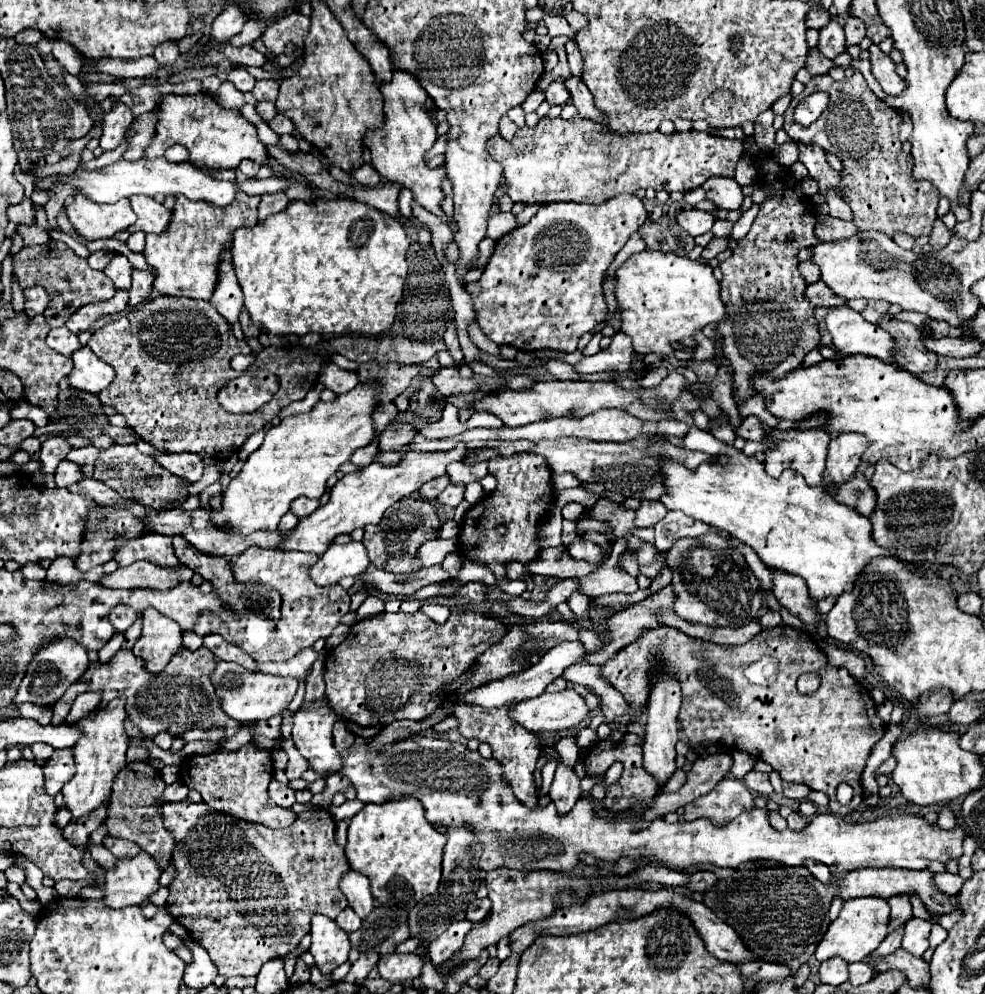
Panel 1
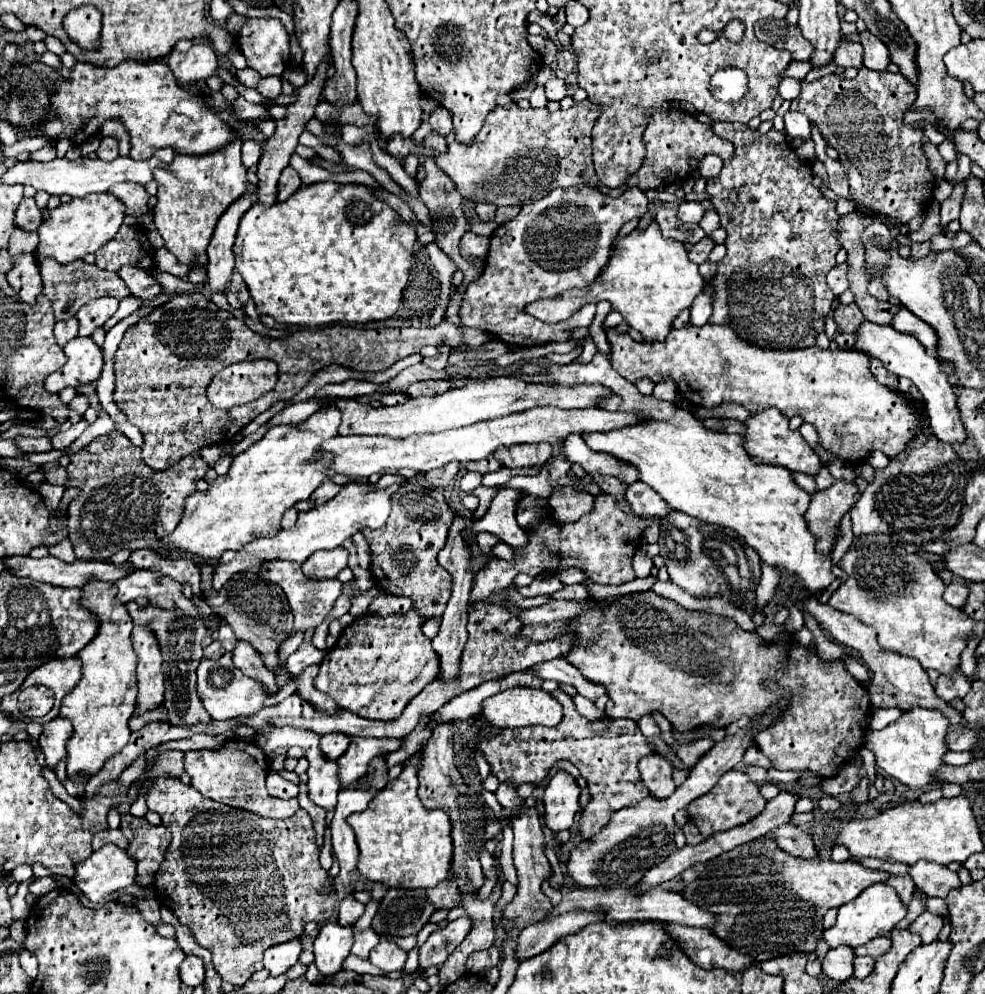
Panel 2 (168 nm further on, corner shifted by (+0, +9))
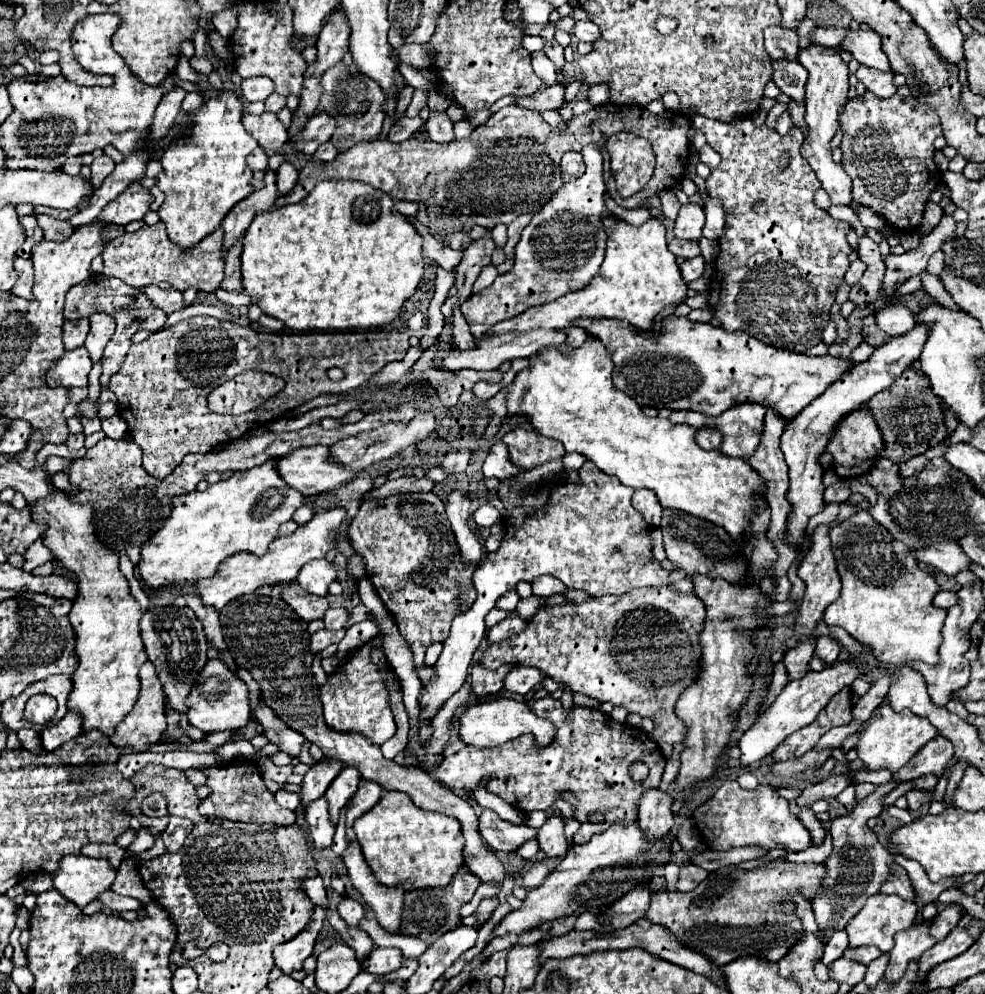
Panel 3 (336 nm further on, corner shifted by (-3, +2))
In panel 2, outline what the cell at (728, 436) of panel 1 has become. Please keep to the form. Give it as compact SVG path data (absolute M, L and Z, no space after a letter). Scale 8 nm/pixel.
M686 323L682 329L672 329L664 341L654 343L638 343L628 333L618 333L616 329L606 329L606 337L612 347L612 367L630 383L636 383L636 379L652 379L654 383L672 379L688 401L706 409L712 409L720 403L738 403L750 413L764 407L776 407L788 419L800 415L806 423L816 427L820 445L826 451L832 451L832 455L844 463L860 463L872 451L882 451L884 455L894 457L906 449L908 441L918 433L920 427L918 407L904 395L898 395L896 391L892 393L888 387L876 383L868 367L868 355L862 351L832 351L816 345L790 351L762 349L742 341L730 327L710 323L702 327Z

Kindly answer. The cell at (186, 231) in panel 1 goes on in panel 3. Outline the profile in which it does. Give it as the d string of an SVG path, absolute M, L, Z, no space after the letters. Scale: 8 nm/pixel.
M233 92L205 100L205 106L195 112L193 126L185 138L181 138L181 142L173 142L173 146L165 148L159 156L163 172L157 176L157 186L163 190L165 202L157 212L167 226L169 240L181 248L197 246L205 236L221 226L227 212L239 200L253 192L253 172L245 158L257 148L257 140L245 132L241 116L243 102Z

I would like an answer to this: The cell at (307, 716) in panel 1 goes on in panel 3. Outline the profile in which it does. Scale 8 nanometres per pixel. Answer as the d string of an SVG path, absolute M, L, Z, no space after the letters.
M325 796L317 798L317 802L313 802L313 806L309 806L309 810L305 810L305 818L307 818L307 828L309 828L315 848L331 846L335 826L333 826L333 820L329 818L329 808L325 806Z

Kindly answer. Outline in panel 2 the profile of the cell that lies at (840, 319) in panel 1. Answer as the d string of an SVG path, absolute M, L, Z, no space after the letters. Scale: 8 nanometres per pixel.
M864 321L856 333L858 333L856 347L860 351L866 351L872 357L878 357L890 373L894 373L898 377L906 377L918 387L918 391L924 397L926 413L930 417L930 427L932 427L932 433L936 435L936 439L942 443L964 443L966 429L960 419L956 395L952 391L948 375L940 369L934 355L930 355L916 339L910 339L910 335L898 335L898 331L894 331L890 325L884 327L884 325L874 325L870 321Z

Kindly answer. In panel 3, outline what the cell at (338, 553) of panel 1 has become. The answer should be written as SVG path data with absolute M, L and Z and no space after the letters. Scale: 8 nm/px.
M323 558L323 560L313 560L313 562L305 564L297 576L297 582L301 584L301 588L305 592L325 596L329 590L329 584L335 578L337 578L337 568L333 566L333 562Z

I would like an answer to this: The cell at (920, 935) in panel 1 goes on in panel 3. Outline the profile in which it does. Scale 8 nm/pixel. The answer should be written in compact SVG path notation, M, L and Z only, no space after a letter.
M949 906L945 910L941 910L929 924L929 934L935 940L943 940L959 922L959 918L963 916L963 910L959 906Z

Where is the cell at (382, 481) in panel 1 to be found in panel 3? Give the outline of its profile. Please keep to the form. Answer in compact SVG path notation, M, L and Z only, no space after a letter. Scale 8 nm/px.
M331 508L331 510L321 510L317 512L307 524L299 526L293 534L289 536L279 536L269 544L269 550L265 556L255 556L255 554L233 554L225 558L219 566L219 572L213 578L199 580L197 582L197 592L203 598L205 606L213 606L215 610L221 610L229 600L241 596L241 594L251 594L263 584L275 584L283 580L295 580L299 570L317 558L325 558L327 550L333 550L339 546L339 530L341 524L349 520L345 508Z

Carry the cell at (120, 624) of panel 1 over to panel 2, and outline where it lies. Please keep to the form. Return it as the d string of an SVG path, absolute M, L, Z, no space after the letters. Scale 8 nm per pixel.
M134 601L126 603L130 617L134 625L148 625L150 631L156 635L160 651L162 651L162 673L166 675L164 679L164 707L168 711L170 723L180 725L180 727L190 727L198 723L210 723L212 719L206 715L198 695L196 695L196 669L200 661L204 659L204 649L202 649L202 639L206 637L208 629L202 621L192 619L184 615L182 611L166 611L154 605L148 607L138 607Z

